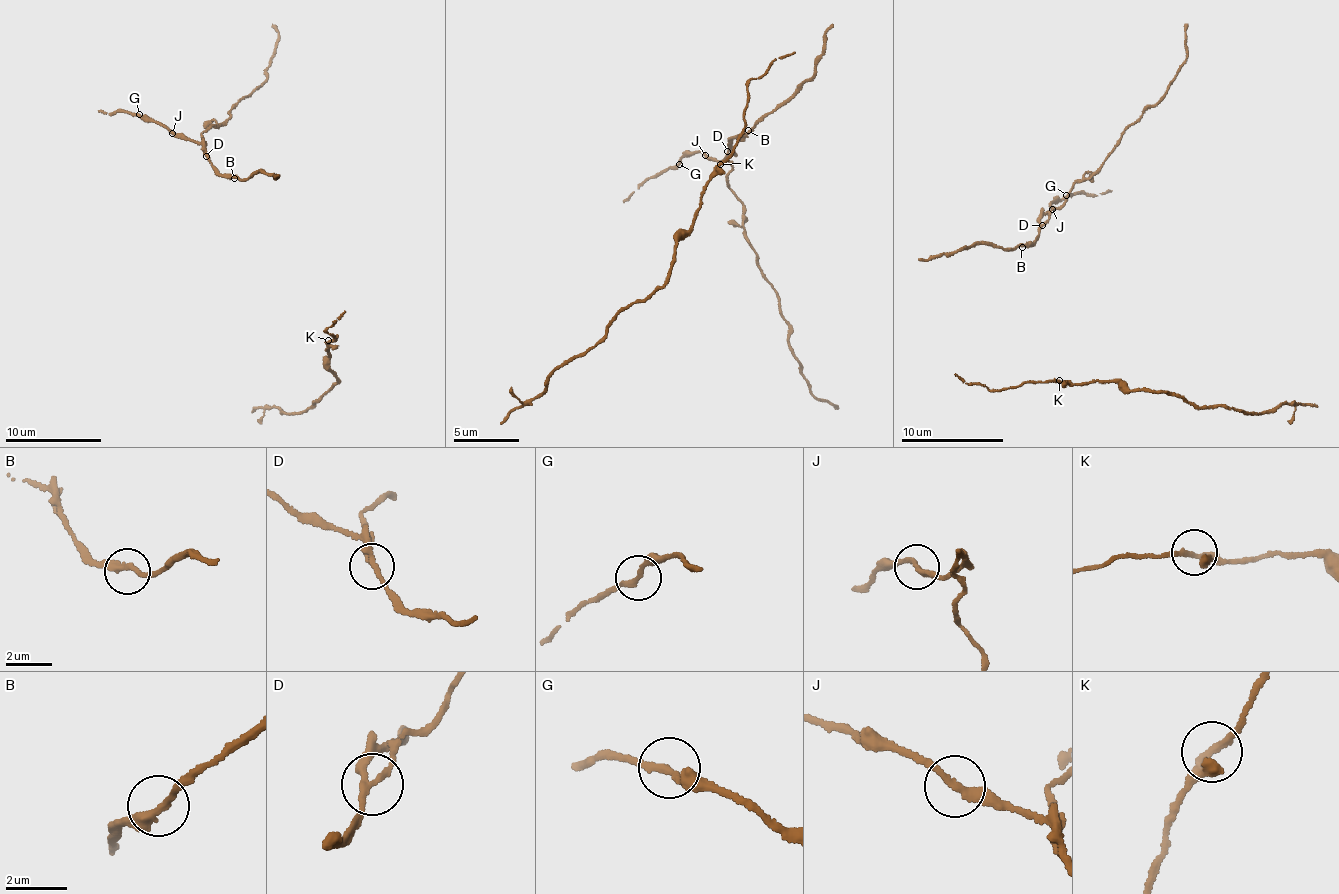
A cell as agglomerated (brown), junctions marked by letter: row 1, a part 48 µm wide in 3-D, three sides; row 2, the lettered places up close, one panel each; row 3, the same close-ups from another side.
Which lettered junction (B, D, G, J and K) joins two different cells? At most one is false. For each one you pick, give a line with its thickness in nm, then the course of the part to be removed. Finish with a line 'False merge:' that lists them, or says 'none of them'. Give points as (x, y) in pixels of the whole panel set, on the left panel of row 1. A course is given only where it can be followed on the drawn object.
D: 200 nm | (206, 156), (205, 132), (219, 128), (234, 104), (266, 79), (279, 29), (272, 24)
False merge: D

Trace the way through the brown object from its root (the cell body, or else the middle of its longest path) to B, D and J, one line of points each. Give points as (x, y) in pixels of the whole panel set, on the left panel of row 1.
B: (280, 176), (276, 174), (279, 177), (276, 180), (272, 174), (261, 171), (243, 179), (234, 178)
D: (280, 176), (276, 174), (279, 177), (276, 180), (272, 174), (261, 171), (243, 179), (223, 178), (206, 156)
J: (280, 176), (276, 174), (276, 180), (261, 171), (243, 179), (223, 178), (202, 145), (173, 133)

